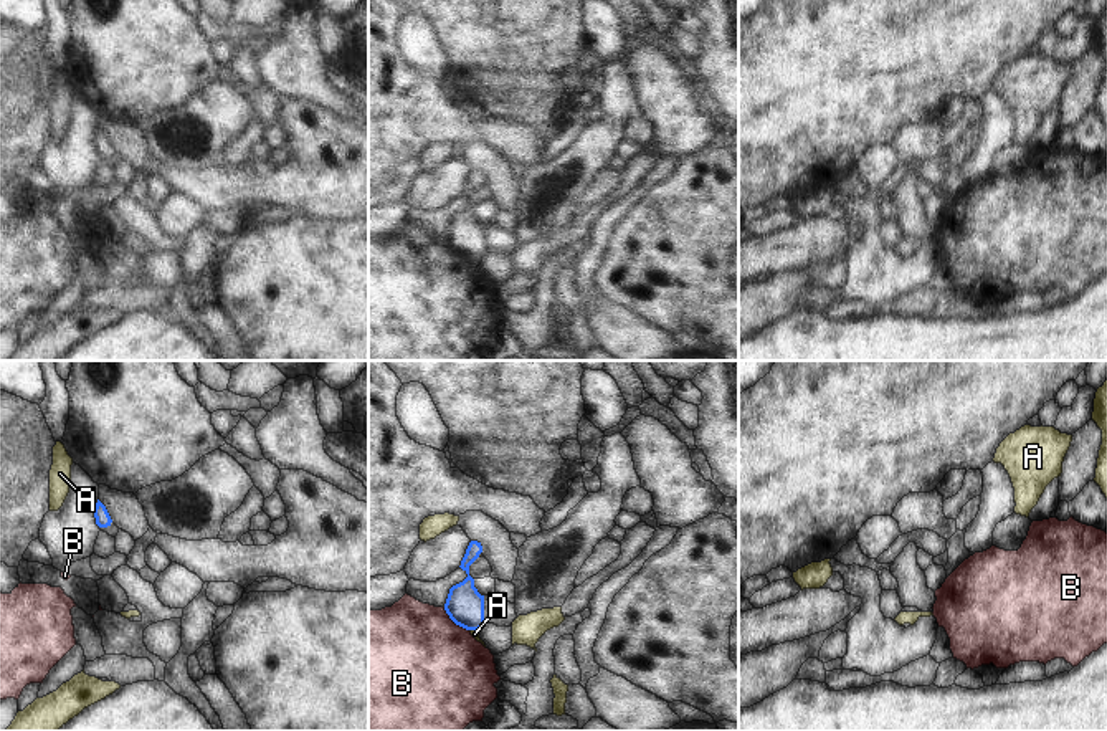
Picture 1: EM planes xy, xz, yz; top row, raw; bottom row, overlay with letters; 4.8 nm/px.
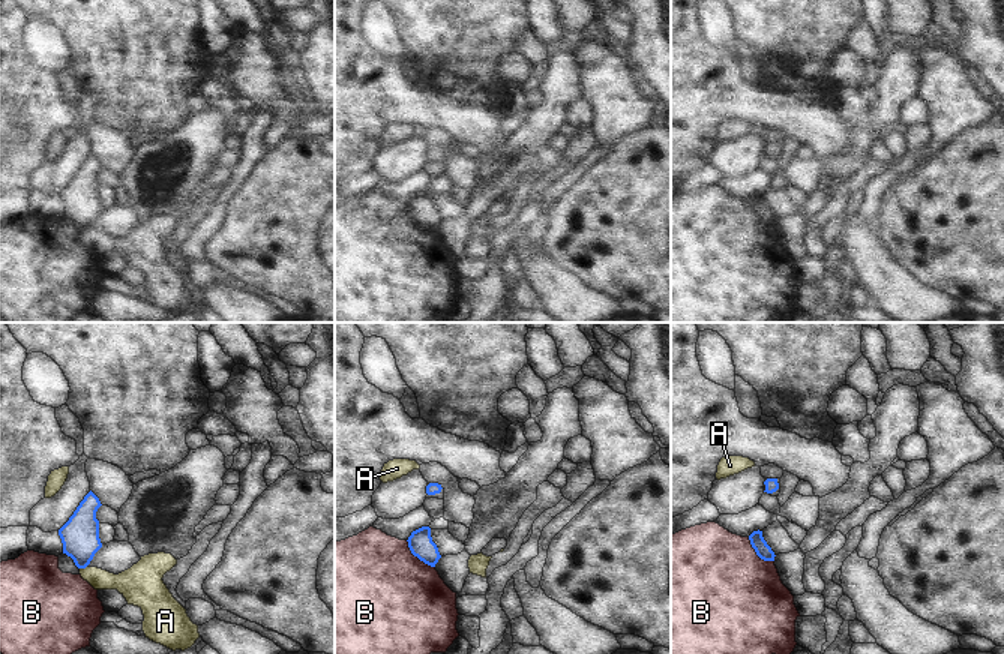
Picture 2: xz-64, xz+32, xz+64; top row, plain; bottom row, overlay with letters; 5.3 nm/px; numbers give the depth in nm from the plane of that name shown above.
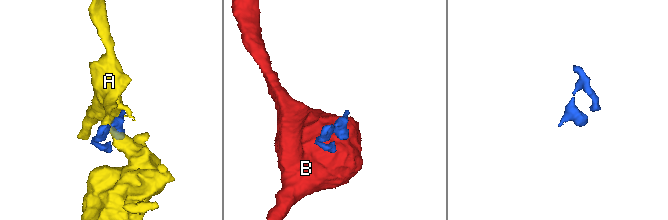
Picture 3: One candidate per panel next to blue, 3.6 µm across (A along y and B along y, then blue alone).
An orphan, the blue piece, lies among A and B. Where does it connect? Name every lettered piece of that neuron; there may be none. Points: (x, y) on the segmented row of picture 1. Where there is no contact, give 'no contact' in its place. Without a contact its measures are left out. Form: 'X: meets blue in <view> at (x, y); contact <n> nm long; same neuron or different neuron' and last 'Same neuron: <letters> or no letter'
A: meets blue in xz at (473, 629); contact 40 nm long; different neuron
B: meets blue in xz at (455, 622); contact 170 nm long; different neuron
Same neuron: no letter

